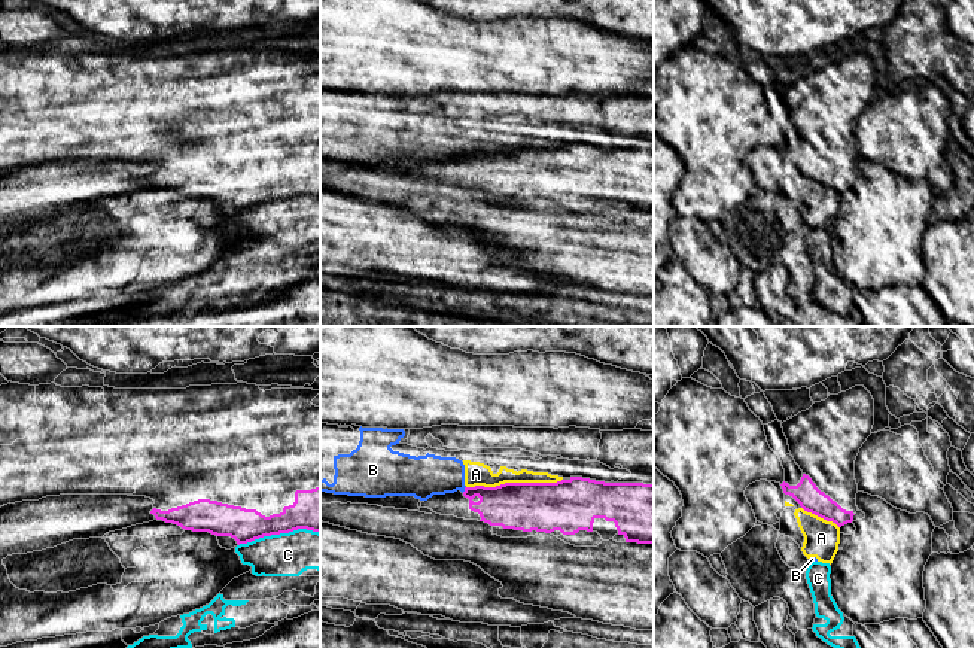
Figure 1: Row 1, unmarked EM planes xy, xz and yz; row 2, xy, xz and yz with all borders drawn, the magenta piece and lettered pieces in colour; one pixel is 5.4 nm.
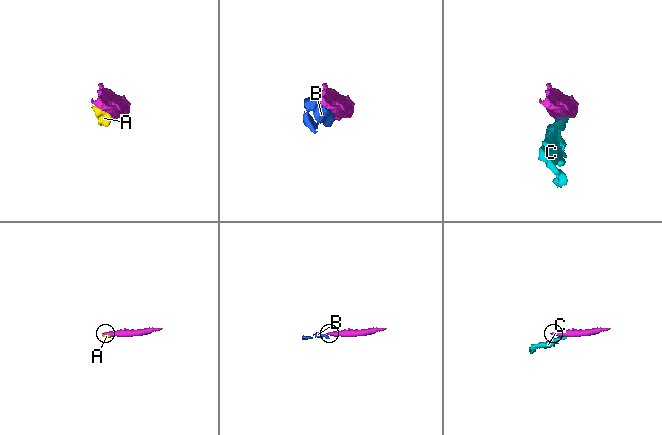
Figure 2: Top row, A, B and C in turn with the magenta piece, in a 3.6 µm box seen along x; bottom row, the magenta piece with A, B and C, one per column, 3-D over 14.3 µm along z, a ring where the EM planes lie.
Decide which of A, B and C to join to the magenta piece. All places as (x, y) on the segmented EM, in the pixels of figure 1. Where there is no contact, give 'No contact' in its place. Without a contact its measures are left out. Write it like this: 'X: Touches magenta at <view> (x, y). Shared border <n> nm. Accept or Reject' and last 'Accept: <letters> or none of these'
A: Touches magenta at xz (514, 483). Shared border 500 nm. Reject
B: Touches magenta at xz (465, 489). Shared border 40 nm. Reject
C: Touches magenta at xy (279, 534). Shared border 440 nm. Reject
Accept: none of these

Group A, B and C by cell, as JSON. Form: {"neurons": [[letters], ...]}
{"neurons": [["A", "B"], ["C"]]}

